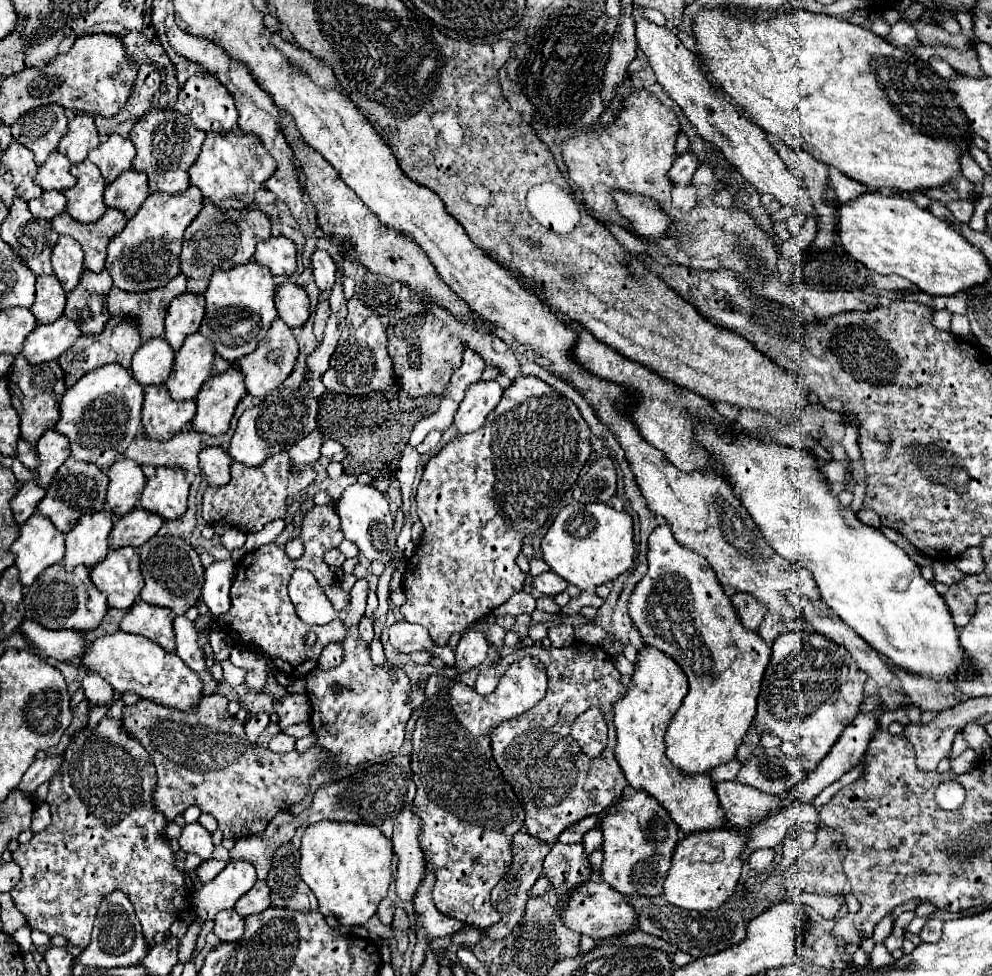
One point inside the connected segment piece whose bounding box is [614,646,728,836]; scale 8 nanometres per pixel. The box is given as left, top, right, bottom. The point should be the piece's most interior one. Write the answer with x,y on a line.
656,691

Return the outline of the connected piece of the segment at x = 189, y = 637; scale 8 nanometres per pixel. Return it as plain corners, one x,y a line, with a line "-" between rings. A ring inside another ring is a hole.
186,616
174,618
174,632
176,632
176,654
198,674
206,670
206,656
202,648
198,646
198,632
194,628
194,622
190,622

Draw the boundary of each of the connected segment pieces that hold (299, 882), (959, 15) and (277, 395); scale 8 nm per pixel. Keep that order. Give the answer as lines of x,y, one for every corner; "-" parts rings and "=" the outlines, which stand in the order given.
290,842
276,850
274,862
268,874
272,904
276,908
290,908
298,912
318,910
314,894
298,874
298,858
300,854
=
956,10
954,18
958,20
958,24
960,24
960,28
962,28
962,32
964,32
966,36
972,36
972,34
974,34
974,32
972,32
972,16
970,16
970,14
=
276,388
270,396
266,396
258,406
244,410
238,428
230,440
230,456
236,462
242,462
244,466
262,466
266,458
288,450
292,444
296,444
300,438
308,436
312,430
316,430
316,416
318,416
318,398
312,396
310,390
304,388

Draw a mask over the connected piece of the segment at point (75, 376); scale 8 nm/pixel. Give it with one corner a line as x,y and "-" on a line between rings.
112,316
102,334
80,336
76,340
76,344
58,358
60,366
66,372
66,388
74,386
84,374
88,374
104,364
116,362
116,364
122,364
124,368
130,368
130,360
132,360
134,352
140,348
140,344
142,344
142,338
140,338
140,332
138,332
138,326
134,324
134,320
130,320
130,316

